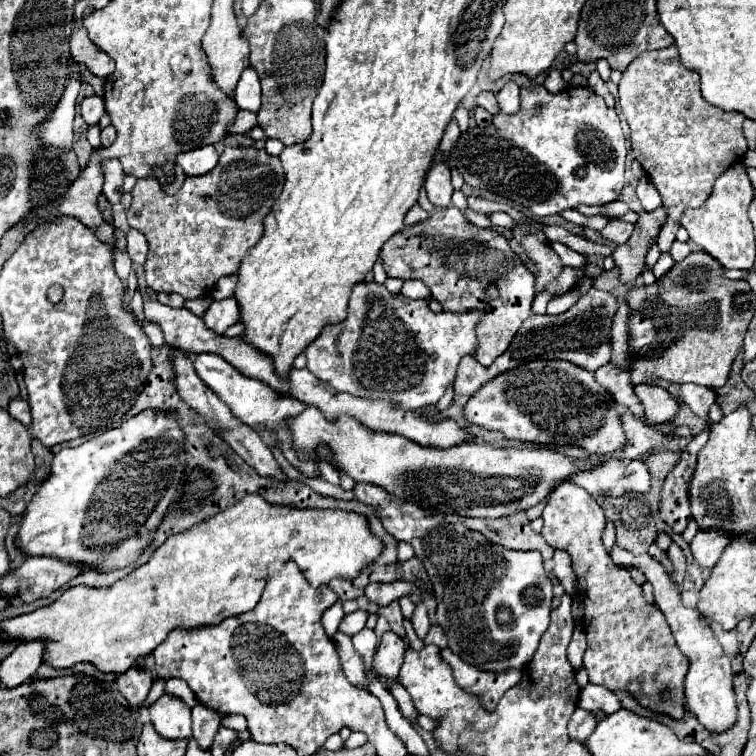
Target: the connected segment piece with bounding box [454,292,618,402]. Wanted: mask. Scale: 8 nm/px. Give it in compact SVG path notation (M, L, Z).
M588 292L564 314L530 316L516 332L510 348L502 356L498 356L498 360L494 360L494 364L490 364L488 368L480 366L474 358L462 360L462 364L458 366L456 382L454 382L454 402L460 402L460 398L464 400L470 398L484 382L530 360L568 360L590 372L608 364L610 360L610 322L612 322L616 308L618 304L614 296L590 296Z

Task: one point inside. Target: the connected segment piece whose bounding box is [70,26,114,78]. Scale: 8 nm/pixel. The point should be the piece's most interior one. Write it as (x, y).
(99, 63)

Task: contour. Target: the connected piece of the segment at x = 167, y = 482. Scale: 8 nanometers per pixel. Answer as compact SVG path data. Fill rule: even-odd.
M144 410L78 448L64 448L54 456L50 476L40 484L24 512L18 546L30 556L56 556L74 564L96 564L106 570L122 568L150 544L166 508L176 496L184 466L186 432L180 428L176 410Z

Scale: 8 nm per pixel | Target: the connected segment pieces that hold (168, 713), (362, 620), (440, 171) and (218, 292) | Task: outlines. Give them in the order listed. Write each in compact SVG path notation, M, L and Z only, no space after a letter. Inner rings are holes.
M162 694L154 704L148 706L150 722L156 732L164 738L192 738L190 708L172 694Z
M356 610L352 614L346 614L338 626L340 632L348 634L348 636L354 636L356 632L360 632L364 626L366 626L366 618L368 618L368 612L366 610Z
M434 164L426 176L424 188L428 192L428 200L438 206L450 206L452 186L450 186L450 168L446 164Z
M224 276L222 280L218 280L216 288L212 290L212 298L214 300L224 300L224 298L232 298L234 296L234 288L238 284L238 276Z

